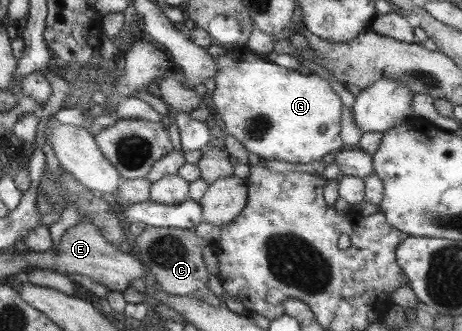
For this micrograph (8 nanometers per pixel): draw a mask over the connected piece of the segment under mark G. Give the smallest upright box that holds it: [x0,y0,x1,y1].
[208,45,341,163]

